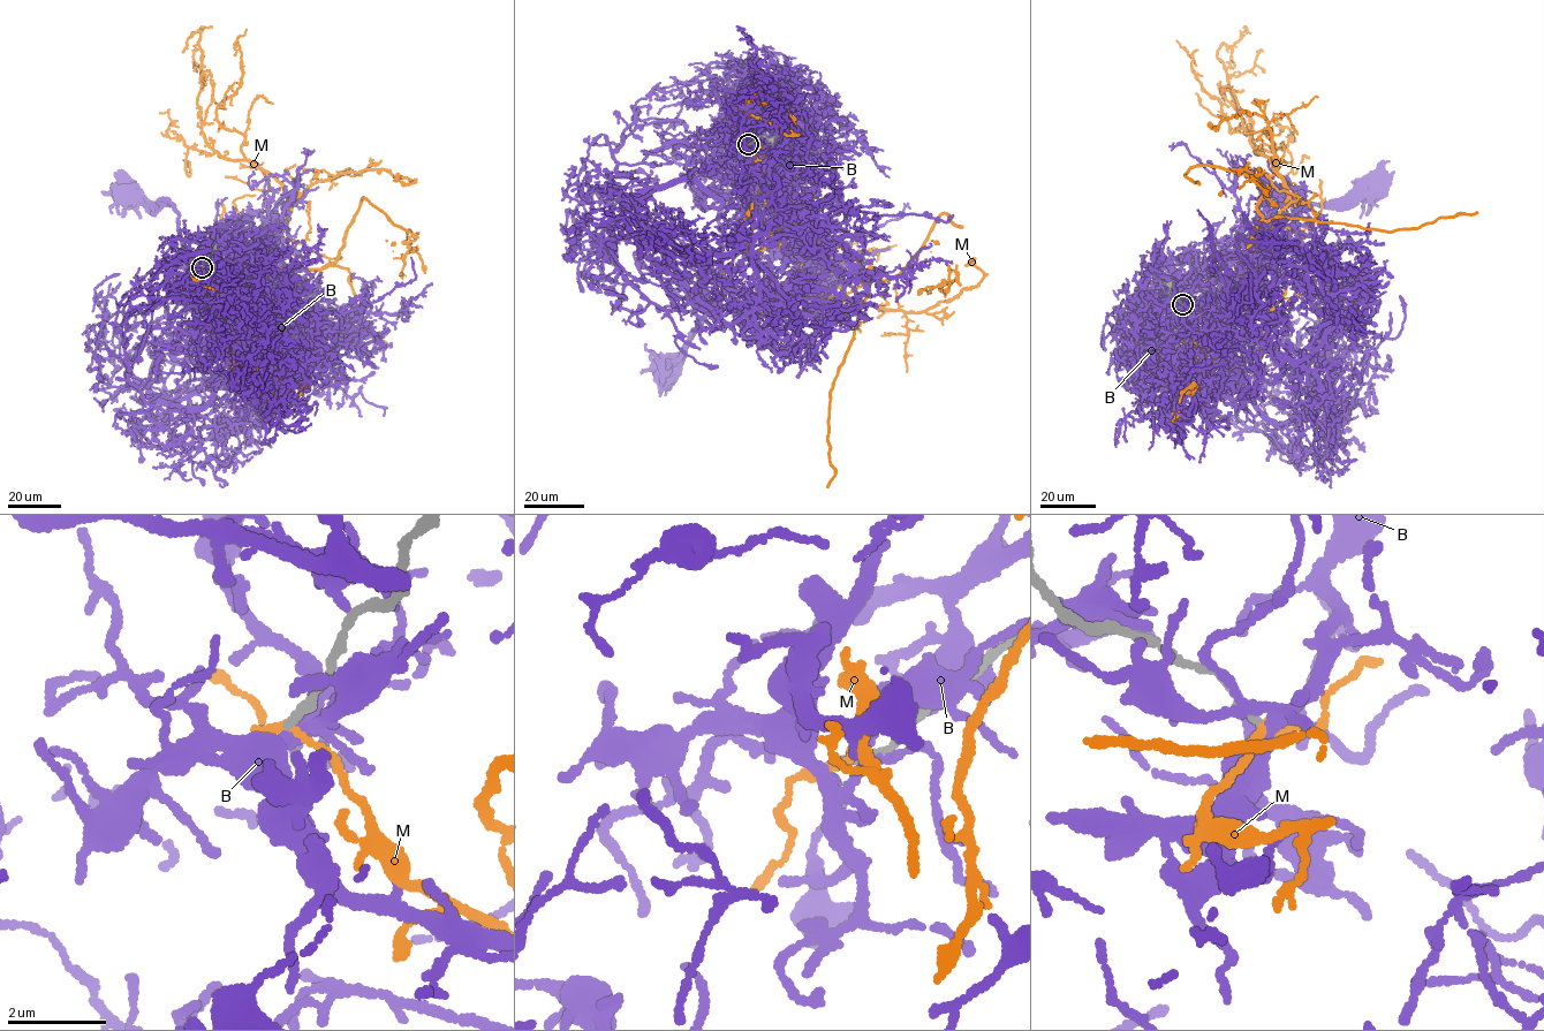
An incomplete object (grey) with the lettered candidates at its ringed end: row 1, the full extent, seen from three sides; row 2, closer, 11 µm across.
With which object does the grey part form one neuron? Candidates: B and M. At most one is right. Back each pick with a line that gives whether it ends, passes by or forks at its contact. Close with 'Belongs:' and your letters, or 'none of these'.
Belongs: none of these

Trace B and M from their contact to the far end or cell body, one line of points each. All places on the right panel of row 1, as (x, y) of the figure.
B: (1182, 305), (1182, 312), (1215, 296), (1221, 298), (1247, 280), (1283, 240), (1299, 210), (1361, 194), (1370, 186)
M: (1182, 304), (1200, 317), (1225, 309), (1287, 198), (1272, 161), (1255, 152), (1250, 118), (1217, 57), (1244, 25)

